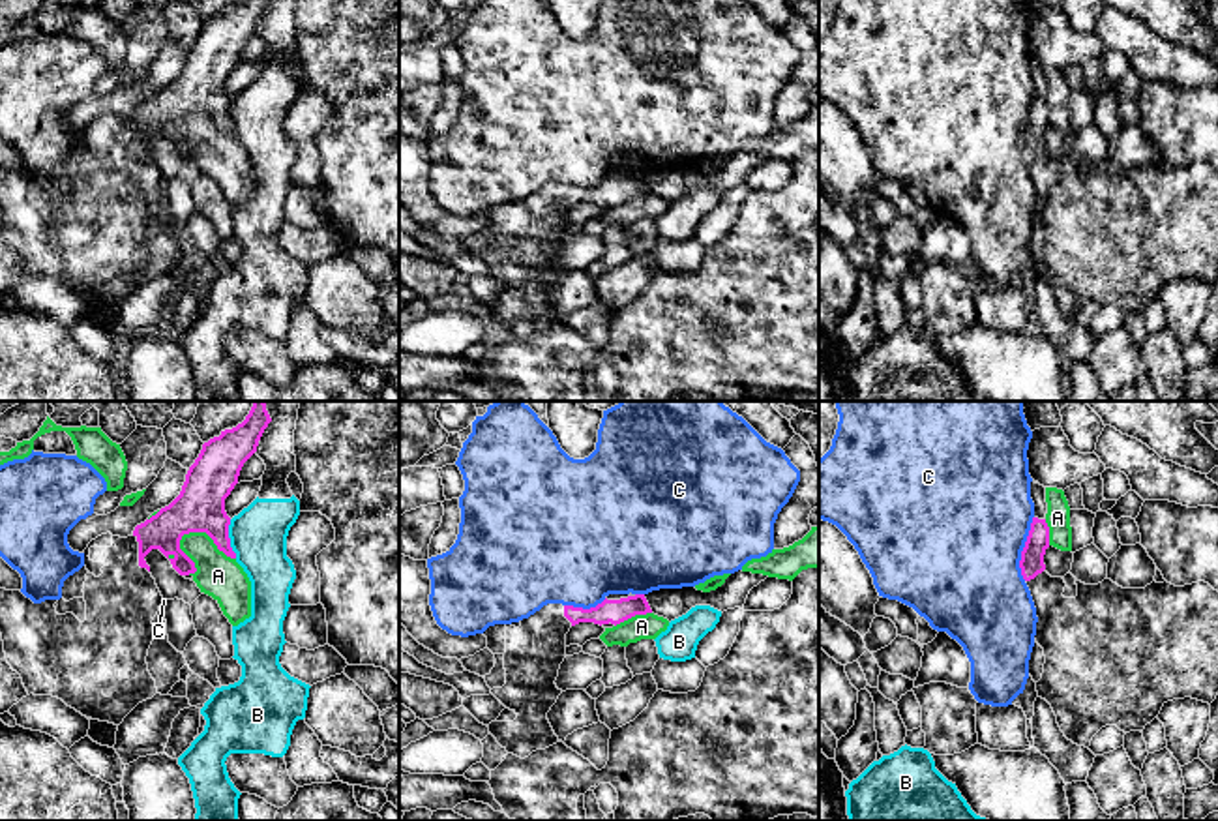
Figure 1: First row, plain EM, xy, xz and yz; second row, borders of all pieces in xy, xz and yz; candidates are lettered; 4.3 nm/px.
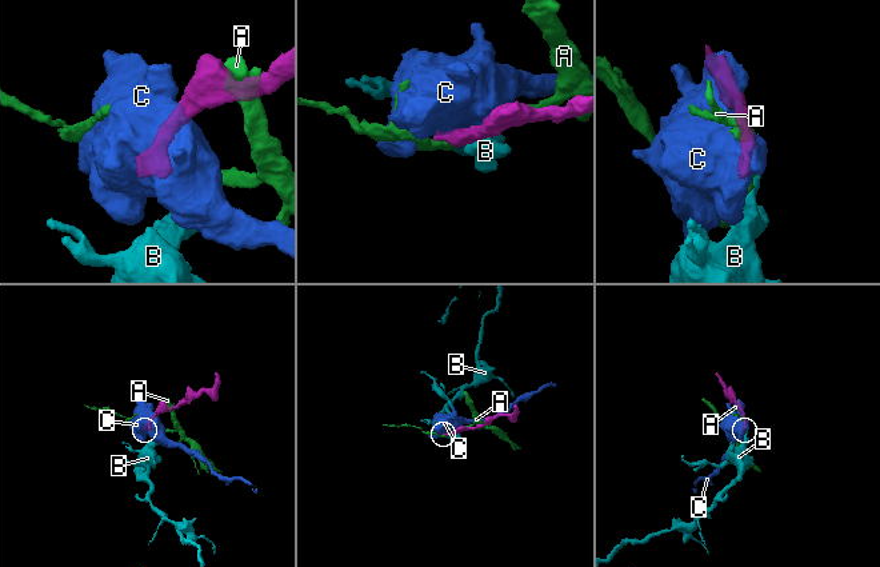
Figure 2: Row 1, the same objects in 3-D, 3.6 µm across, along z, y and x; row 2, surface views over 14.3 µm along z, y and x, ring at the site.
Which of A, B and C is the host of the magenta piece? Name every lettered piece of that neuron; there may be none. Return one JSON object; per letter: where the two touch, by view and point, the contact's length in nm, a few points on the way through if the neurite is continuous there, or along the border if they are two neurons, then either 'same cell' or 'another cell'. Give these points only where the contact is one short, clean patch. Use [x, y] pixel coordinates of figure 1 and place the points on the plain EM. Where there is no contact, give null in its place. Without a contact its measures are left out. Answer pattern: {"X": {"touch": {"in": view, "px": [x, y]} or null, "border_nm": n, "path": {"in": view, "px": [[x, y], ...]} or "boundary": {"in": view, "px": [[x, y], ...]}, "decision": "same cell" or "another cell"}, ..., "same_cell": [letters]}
{"A": {"touch": {"in": "xy", "px": [208, 115]}, "border_nm": 260, "decision": "another cell"}, "B": {"touch": {"in": "xy", "px": [229, 119]}, "border_nm": 170, "boundary": {"in": "xy", "px": [[229, 100], [229, 126], [237, 137]]}, "decision": "another cell"}, "C": {"touch": {"in": "yz", "px": [1024, 128]}, "border_nm": 280, "decision": "another cell"}, "same_cell": []}

